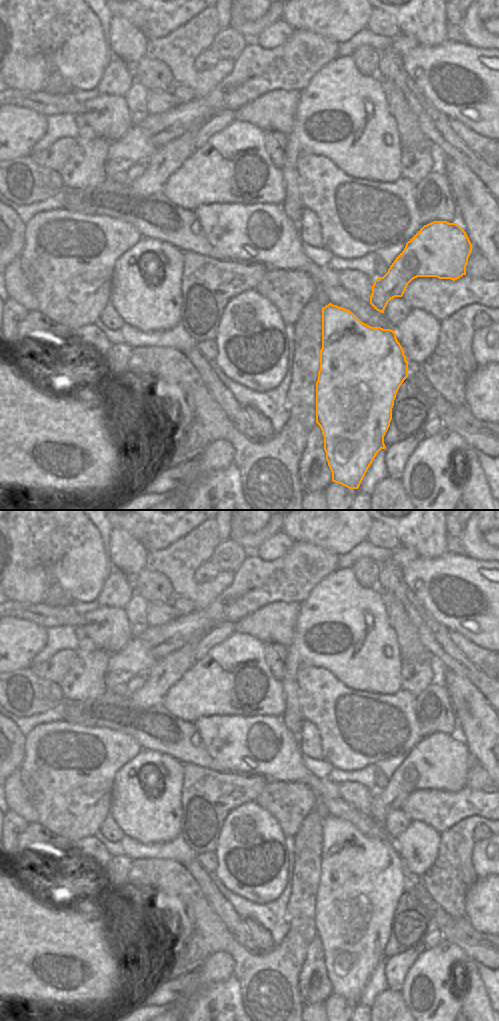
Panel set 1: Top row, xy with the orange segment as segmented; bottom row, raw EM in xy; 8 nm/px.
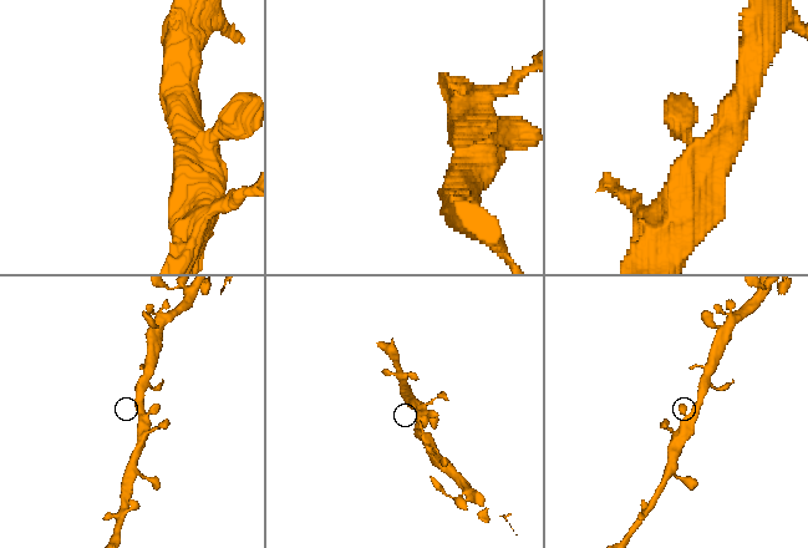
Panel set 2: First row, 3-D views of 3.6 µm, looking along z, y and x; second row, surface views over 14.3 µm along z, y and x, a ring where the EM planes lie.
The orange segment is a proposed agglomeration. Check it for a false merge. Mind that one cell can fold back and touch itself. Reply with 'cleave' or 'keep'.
keep

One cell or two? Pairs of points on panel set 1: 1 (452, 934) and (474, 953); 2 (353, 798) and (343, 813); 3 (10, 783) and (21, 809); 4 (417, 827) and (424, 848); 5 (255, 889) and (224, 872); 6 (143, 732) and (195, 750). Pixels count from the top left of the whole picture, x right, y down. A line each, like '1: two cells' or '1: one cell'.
1: one cell
2: two cells
3: one cell
4: one cell
5: one cell
6: one cell

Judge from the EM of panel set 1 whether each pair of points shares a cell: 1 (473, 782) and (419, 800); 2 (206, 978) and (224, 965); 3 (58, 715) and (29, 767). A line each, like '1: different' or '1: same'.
1: different
2: same
3: different

